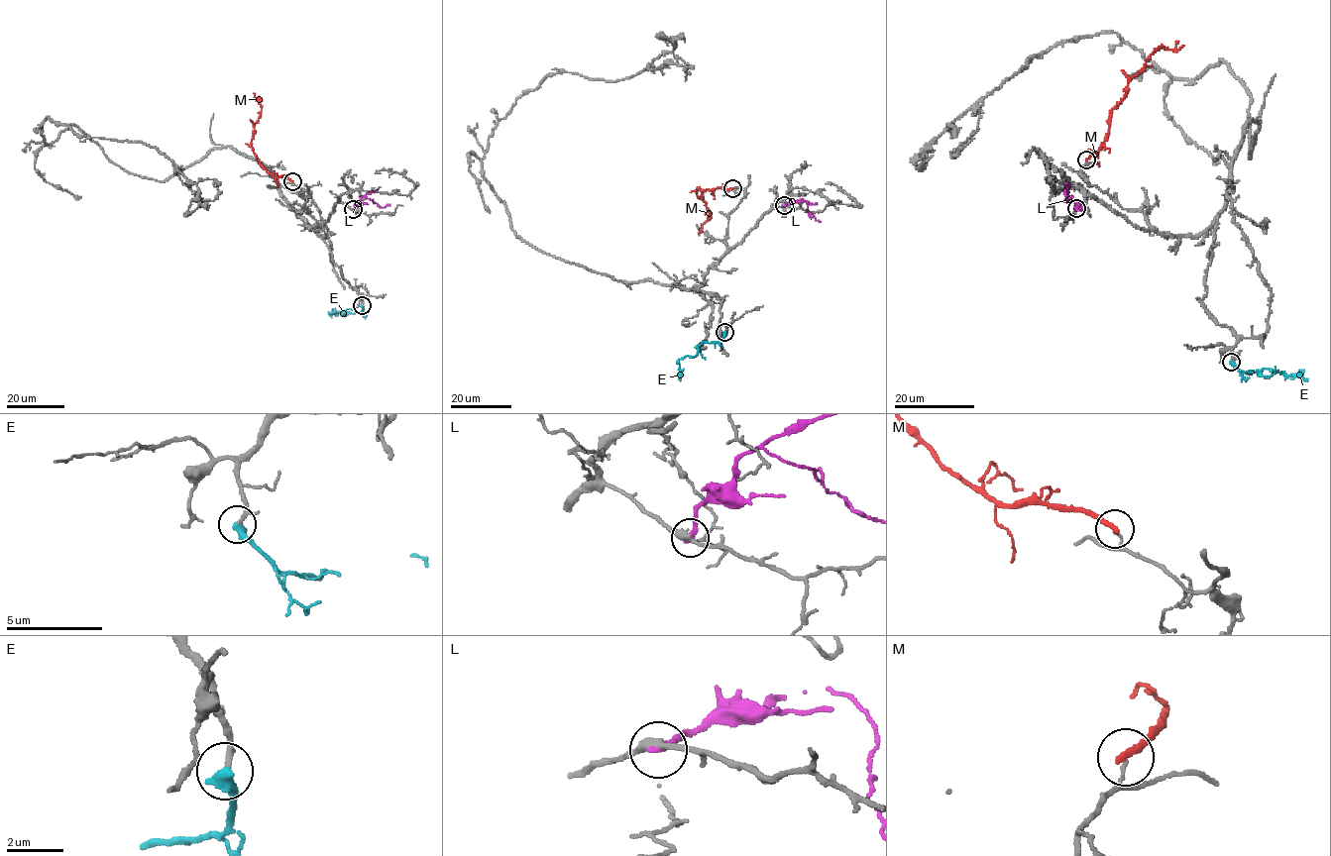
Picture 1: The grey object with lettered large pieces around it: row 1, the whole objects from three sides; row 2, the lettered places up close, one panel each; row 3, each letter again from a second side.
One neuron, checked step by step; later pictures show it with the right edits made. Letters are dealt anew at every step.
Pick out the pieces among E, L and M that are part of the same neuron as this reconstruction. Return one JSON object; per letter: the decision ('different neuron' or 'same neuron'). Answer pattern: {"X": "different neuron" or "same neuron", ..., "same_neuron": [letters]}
{"E": "same neuron", "L": "different neuron", "M": "different neuron", "same_neuron": ["E"]}

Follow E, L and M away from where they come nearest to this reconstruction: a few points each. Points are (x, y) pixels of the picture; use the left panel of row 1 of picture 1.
E: (362, 305), (360, 312), (345, 315), (335, 310), (329, 314), (337, 314)
L: (353, 210), (365, 196), (383, 207), (389, 204)
M: (292, 181), (267, 172), (253, 150), (254, 127), (262, 107), (255, 96)

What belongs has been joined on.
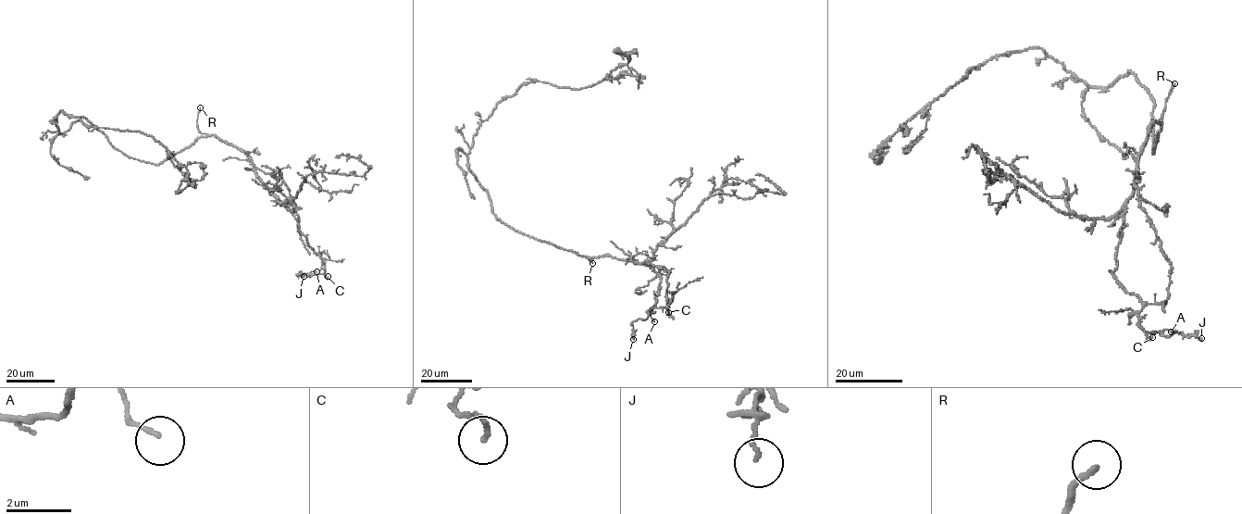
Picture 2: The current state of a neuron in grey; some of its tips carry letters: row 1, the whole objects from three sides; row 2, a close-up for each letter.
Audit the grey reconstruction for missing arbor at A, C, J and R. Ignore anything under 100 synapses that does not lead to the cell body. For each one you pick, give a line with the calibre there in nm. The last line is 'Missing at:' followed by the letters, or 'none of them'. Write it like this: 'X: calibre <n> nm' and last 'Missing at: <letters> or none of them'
R: calibre 180 nm
Missing at: R

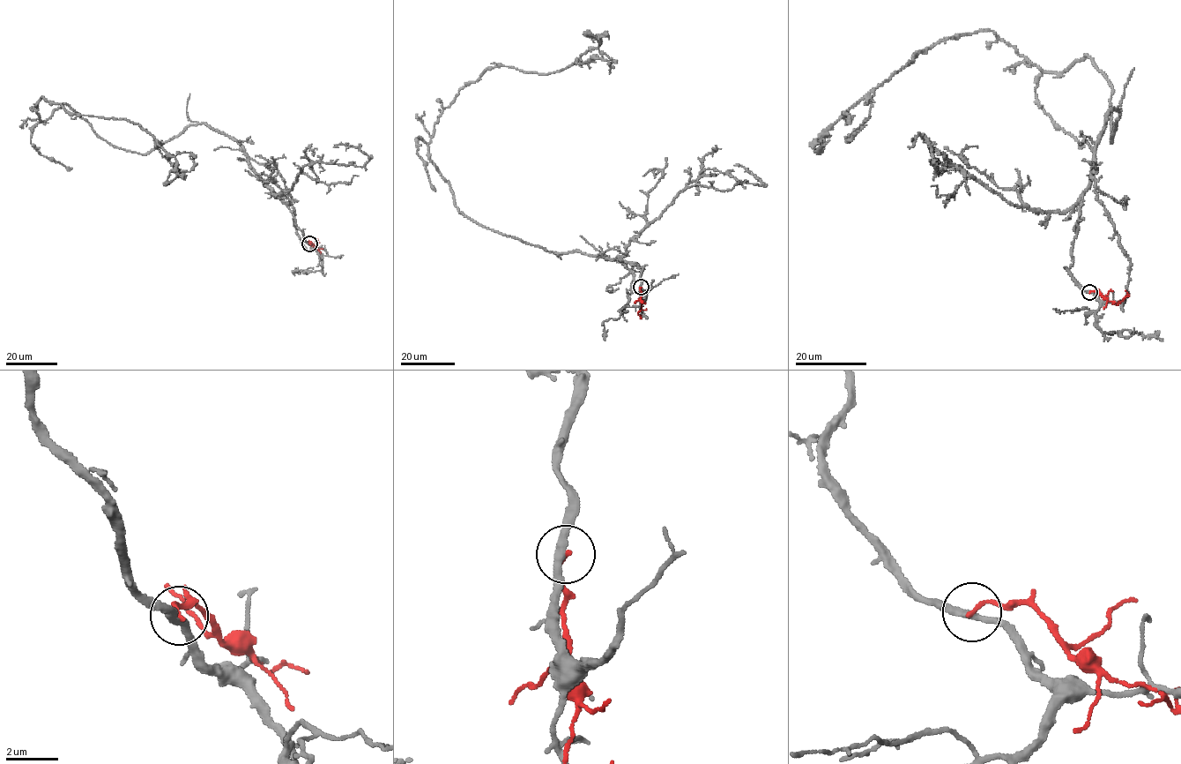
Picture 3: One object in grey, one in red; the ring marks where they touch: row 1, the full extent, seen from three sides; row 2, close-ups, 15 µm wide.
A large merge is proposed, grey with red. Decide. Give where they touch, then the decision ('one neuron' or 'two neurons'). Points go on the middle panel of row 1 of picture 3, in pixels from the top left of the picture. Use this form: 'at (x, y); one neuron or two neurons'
at (641, 287); two neurons

